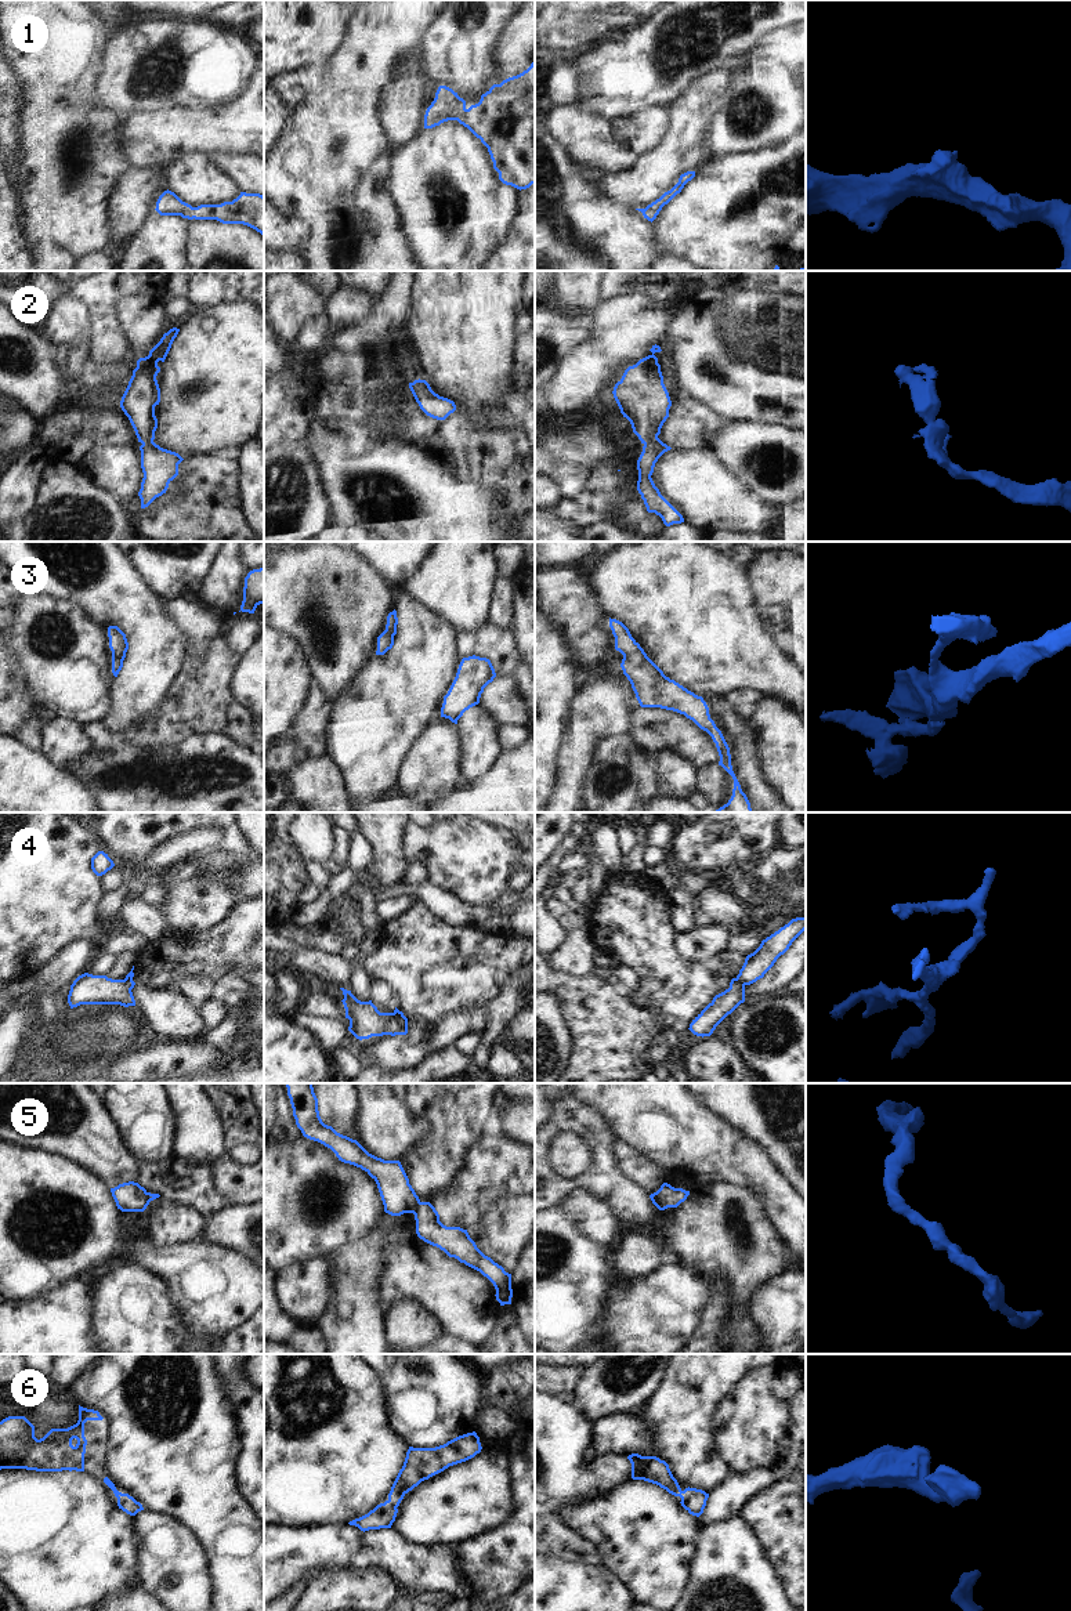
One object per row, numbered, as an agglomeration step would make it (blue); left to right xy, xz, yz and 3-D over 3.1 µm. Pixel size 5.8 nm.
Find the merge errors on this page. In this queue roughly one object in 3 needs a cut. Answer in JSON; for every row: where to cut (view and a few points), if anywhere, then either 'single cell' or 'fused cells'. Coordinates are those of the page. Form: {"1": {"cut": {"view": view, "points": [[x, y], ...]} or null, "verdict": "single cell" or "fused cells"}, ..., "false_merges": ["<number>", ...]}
{"1": {"cut": null, "verdict": "single cell"}, "2": {"cut": null, "verdict": "single cell"}, "3": {"cut": null, "verdict": "single cell"}, "4": {"cut": {"view": "xz", "points": [[404, 1016], [393, 1016], [387, 1021], [383, 1034]]}, "verdict": "fused cells"}, "5": {"cut": {"view": "xz", "points": [[419, 1201], [413, 1213]]}, "verdict": "fused cells"}, "6": {"cut": null, "verdict": "single cell"}, "false_merges": ["4", "5"]}

